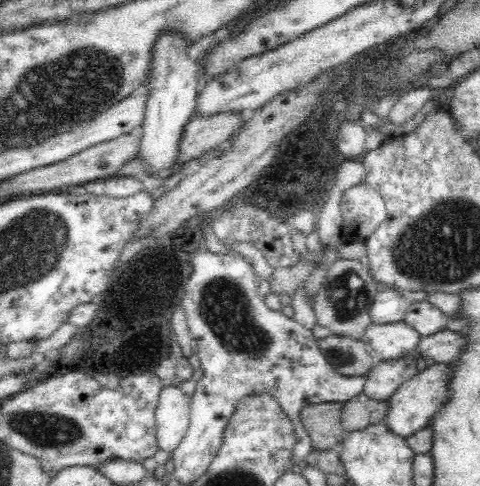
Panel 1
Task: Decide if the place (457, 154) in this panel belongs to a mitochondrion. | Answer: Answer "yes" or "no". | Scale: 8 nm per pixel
no

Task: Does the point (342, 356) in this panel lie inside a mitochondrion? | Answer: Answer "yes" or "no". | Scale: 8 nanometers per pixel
yes

